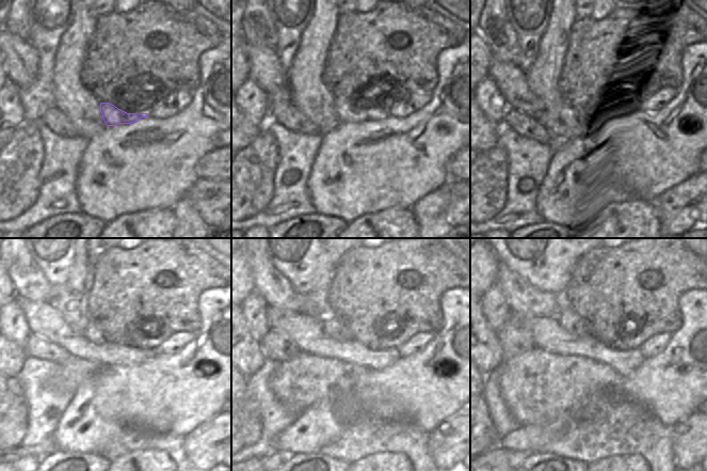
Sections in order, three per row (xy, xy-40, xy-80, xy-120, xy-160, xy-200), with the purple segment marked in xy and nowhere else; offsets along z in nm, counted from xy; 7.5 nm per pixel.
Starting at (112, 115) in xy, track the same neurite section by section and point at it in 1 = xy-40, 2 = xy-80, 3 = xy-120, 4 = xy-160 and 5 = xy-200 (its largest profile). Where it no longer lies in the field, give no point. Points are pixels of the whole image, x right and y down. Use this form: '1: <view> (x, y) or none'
1: xy-40 (348, 110)
2: xy-80 (578, 99)
3: xy-120 (93, 332)
4: xy-160 (334, 327)
5: xy-200 (567, 318)

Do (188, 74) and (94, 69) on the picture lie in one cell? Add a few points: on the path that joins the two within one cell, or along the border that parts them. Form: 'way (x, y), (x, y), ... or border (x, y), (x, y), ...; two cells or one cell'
way (164, 69), (117, 69); one cell

